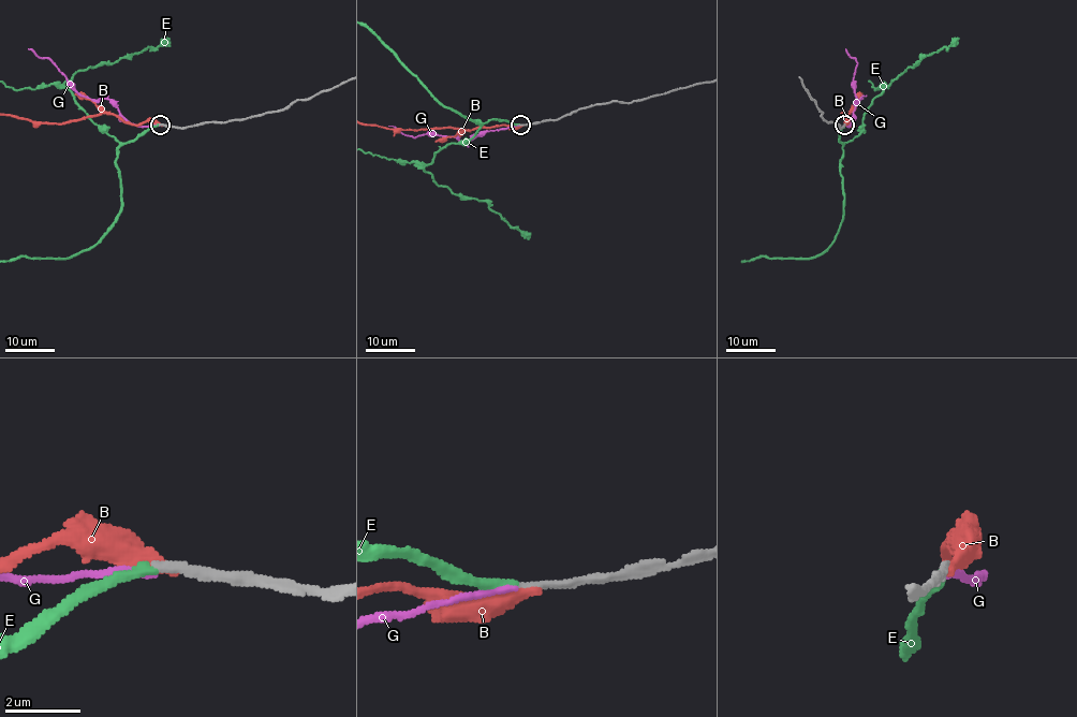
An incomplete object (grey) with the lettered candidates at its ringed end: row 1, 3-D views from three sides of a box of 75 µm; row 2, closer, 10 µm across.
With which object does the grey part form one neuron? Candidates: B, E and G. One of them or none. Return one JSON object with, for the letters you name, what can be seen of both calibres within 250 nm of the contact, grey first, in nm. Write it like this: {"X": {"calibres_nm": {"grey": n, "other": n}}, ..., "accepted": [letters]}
{"E": {"calibres_nm": {"grey": 220, "other": 240}}, "accepted": ["E"]}

